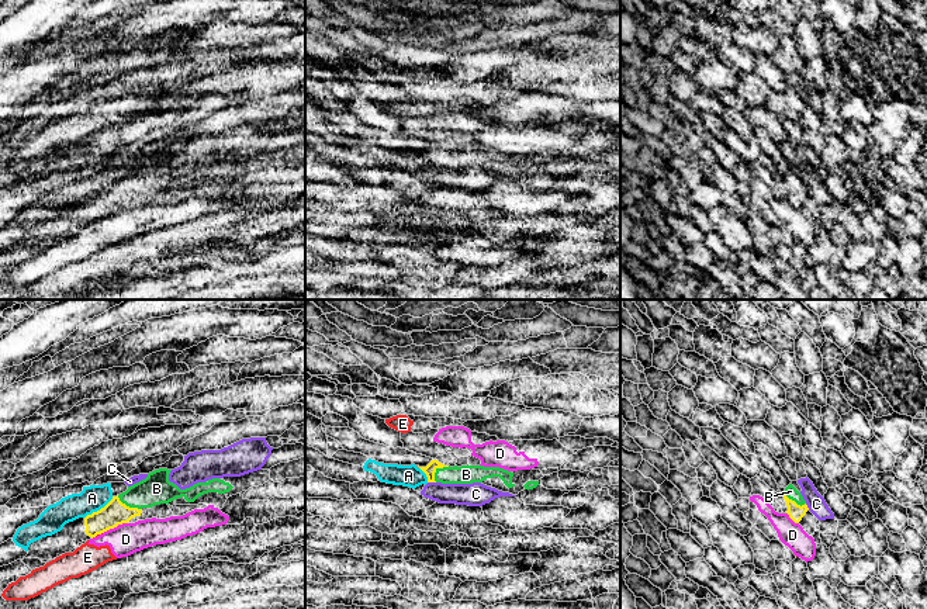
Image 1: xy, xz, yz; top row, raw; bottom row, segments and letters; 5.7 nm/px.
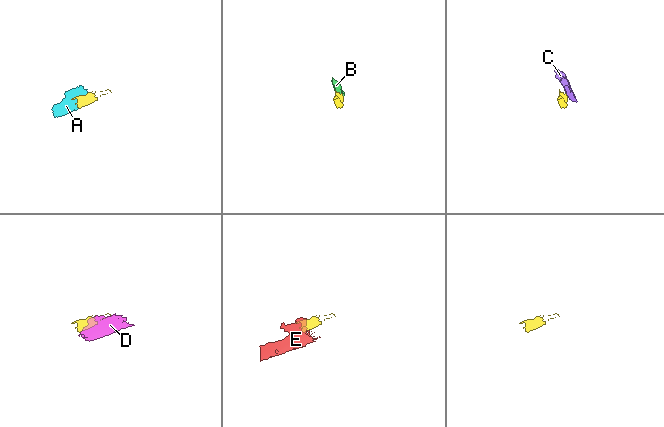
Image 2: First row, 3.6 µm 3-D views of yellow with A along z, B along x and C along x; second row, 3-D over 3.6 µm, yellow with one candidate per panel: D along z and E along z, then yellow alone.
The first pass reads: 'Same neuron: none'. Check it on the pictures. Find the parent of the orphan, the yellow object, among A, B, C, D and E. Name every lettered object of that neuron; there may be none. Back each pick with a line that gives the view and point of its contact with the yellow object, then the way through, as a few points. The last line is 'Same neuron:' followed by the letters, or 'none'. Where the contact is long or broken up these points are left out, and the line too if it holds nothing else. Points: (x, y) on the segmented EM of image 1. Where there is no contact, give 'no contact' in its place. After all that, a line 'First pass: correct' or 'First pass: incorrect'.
B: contact xy (128, 507); way xy (116, 512), (128, 507), (139, 495), (156, 488)
Same neuron: B
First pass: incorrect

